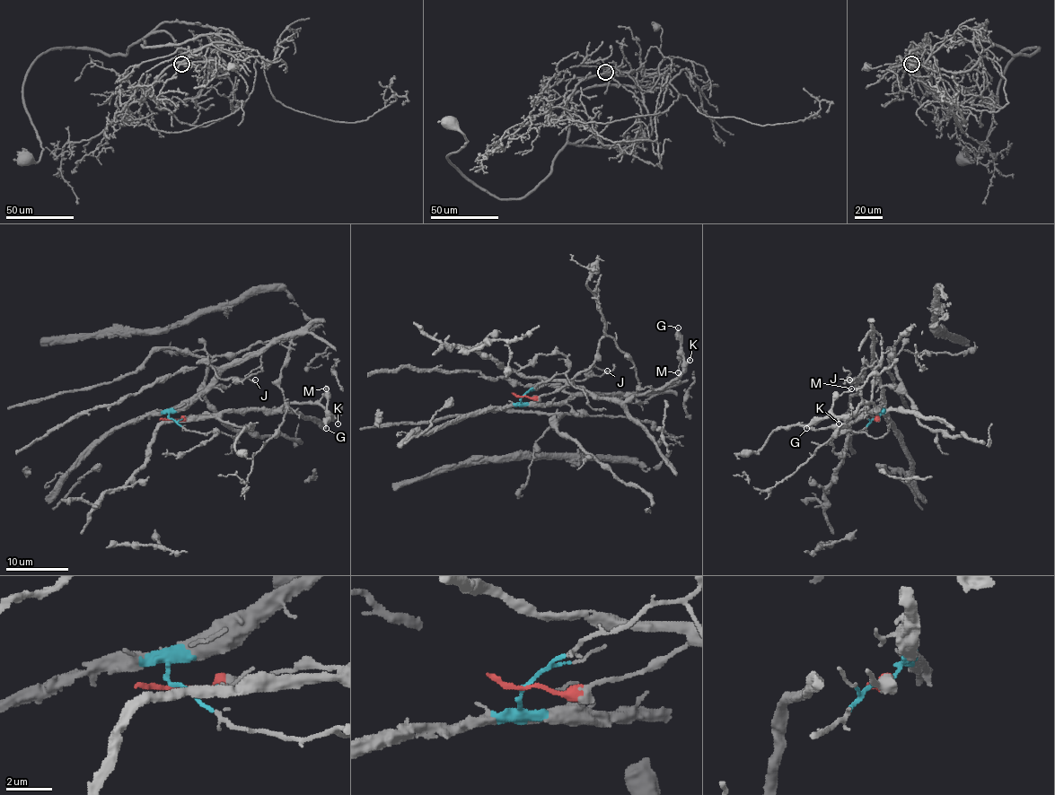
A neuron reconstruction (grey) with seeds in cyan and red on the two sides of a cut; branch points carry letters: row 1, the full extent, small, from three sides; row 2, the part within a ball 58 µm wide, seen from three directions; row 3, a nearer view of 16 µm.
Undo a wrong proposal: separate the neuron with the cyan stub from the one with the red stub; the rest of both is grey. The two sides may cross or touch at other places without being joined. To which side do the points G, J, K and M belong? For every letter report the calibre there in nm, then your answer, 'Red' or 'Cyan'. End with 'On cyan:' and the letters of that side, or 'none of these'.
G: Thickness 200 nm. Red
J: Thickness 150 nm. Cyan
K: Thickness 200 nm. Red
M: Thickness 70 nm. Red
On cyan: J

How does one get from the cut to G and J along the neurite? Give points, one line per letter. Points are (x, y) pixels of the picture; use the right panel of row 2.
G: (875, 419), (863, 413), (880, 410), (874, 404), (861, 404), (848, 414), (816, 418), (806, 429)
J: (875, 419), (882, 413), (882, 382), (869, 366), (863, 370), (859, 379), (848, 380)

